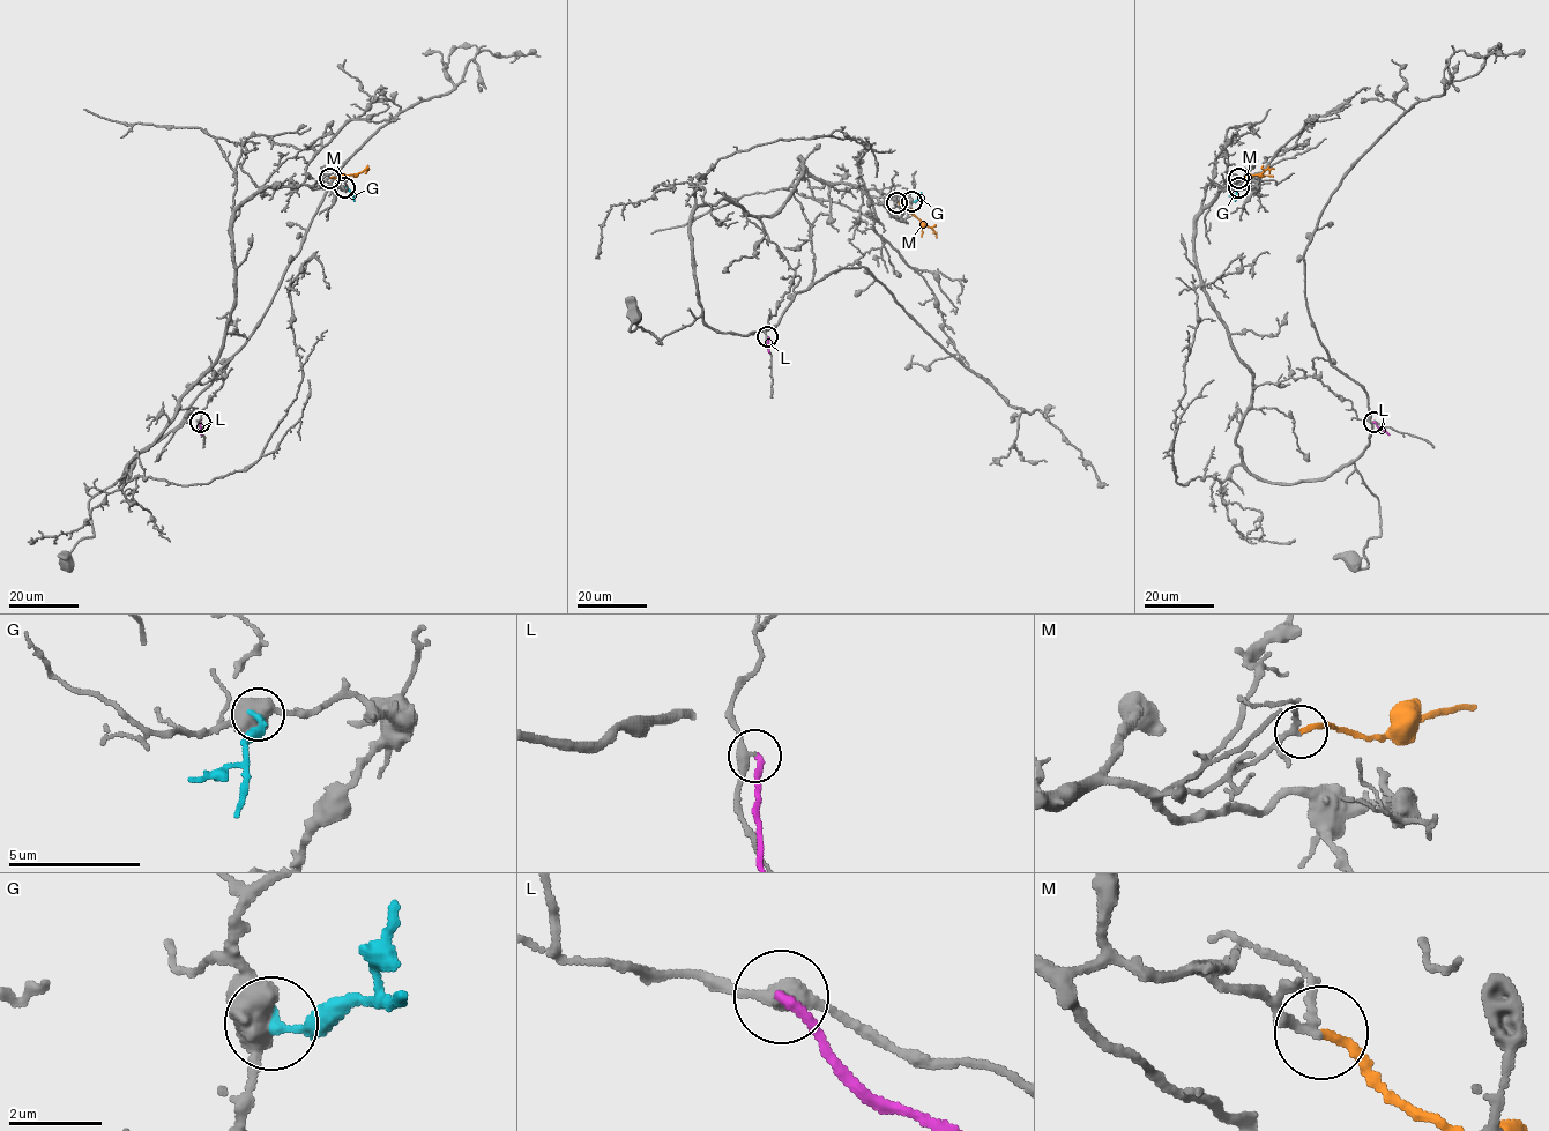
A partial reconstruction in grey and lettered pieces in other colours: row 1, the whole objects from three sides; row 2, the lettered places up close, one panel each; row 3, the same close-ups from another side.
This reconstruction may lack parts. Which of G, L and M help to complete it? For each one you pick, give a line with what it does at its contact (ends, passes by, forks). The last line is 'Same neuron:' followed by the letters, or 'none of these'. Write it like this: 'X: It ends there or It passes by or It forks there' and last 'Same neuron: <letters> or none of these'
M: It ends there
Same neuron: M

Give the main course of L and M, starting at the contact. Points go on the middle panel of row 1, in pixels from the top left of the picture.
L: (768, 336), (769, 352)
M: (896, 202), (924, 223), (937, 238)

